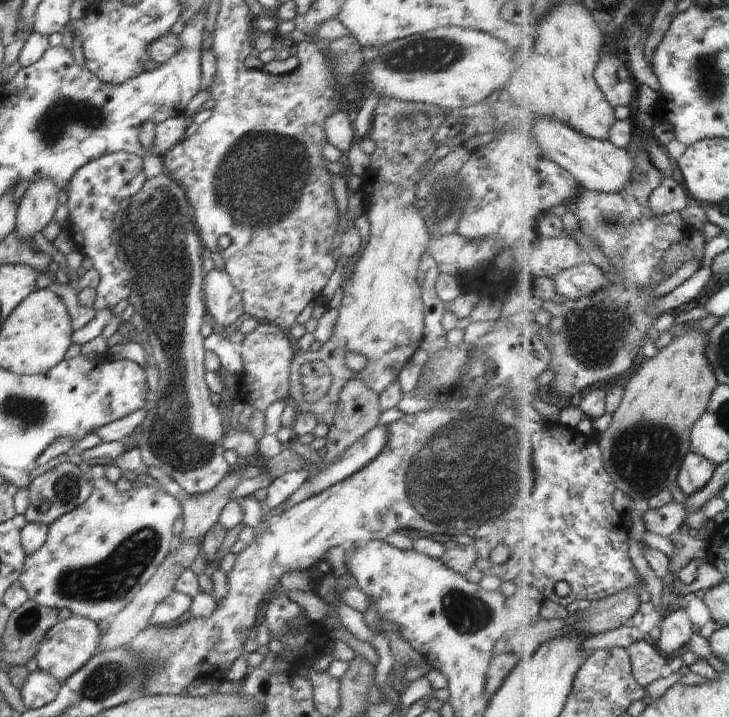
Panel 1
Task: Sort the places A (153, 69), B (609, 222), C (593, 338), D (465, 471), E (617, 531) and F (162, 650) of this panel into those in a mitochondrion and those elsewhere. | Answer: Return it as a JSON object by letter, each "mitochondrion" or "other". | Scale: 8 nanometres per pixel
{"A":"other","B":"mitochondrion","C":"mitochondrion","D":"mitochondrion","E":"other","F":"mitochondrion"}

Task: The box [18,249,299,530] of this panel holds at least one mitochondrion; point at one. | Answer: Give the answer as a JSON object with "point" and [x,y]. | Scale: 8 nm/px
{"point":[64,491]}

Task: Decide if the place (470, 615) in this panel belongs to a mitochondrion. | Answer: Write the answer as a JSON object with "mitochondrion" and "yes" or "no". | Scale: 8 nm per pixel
{"mitochondrion":"yes"}

